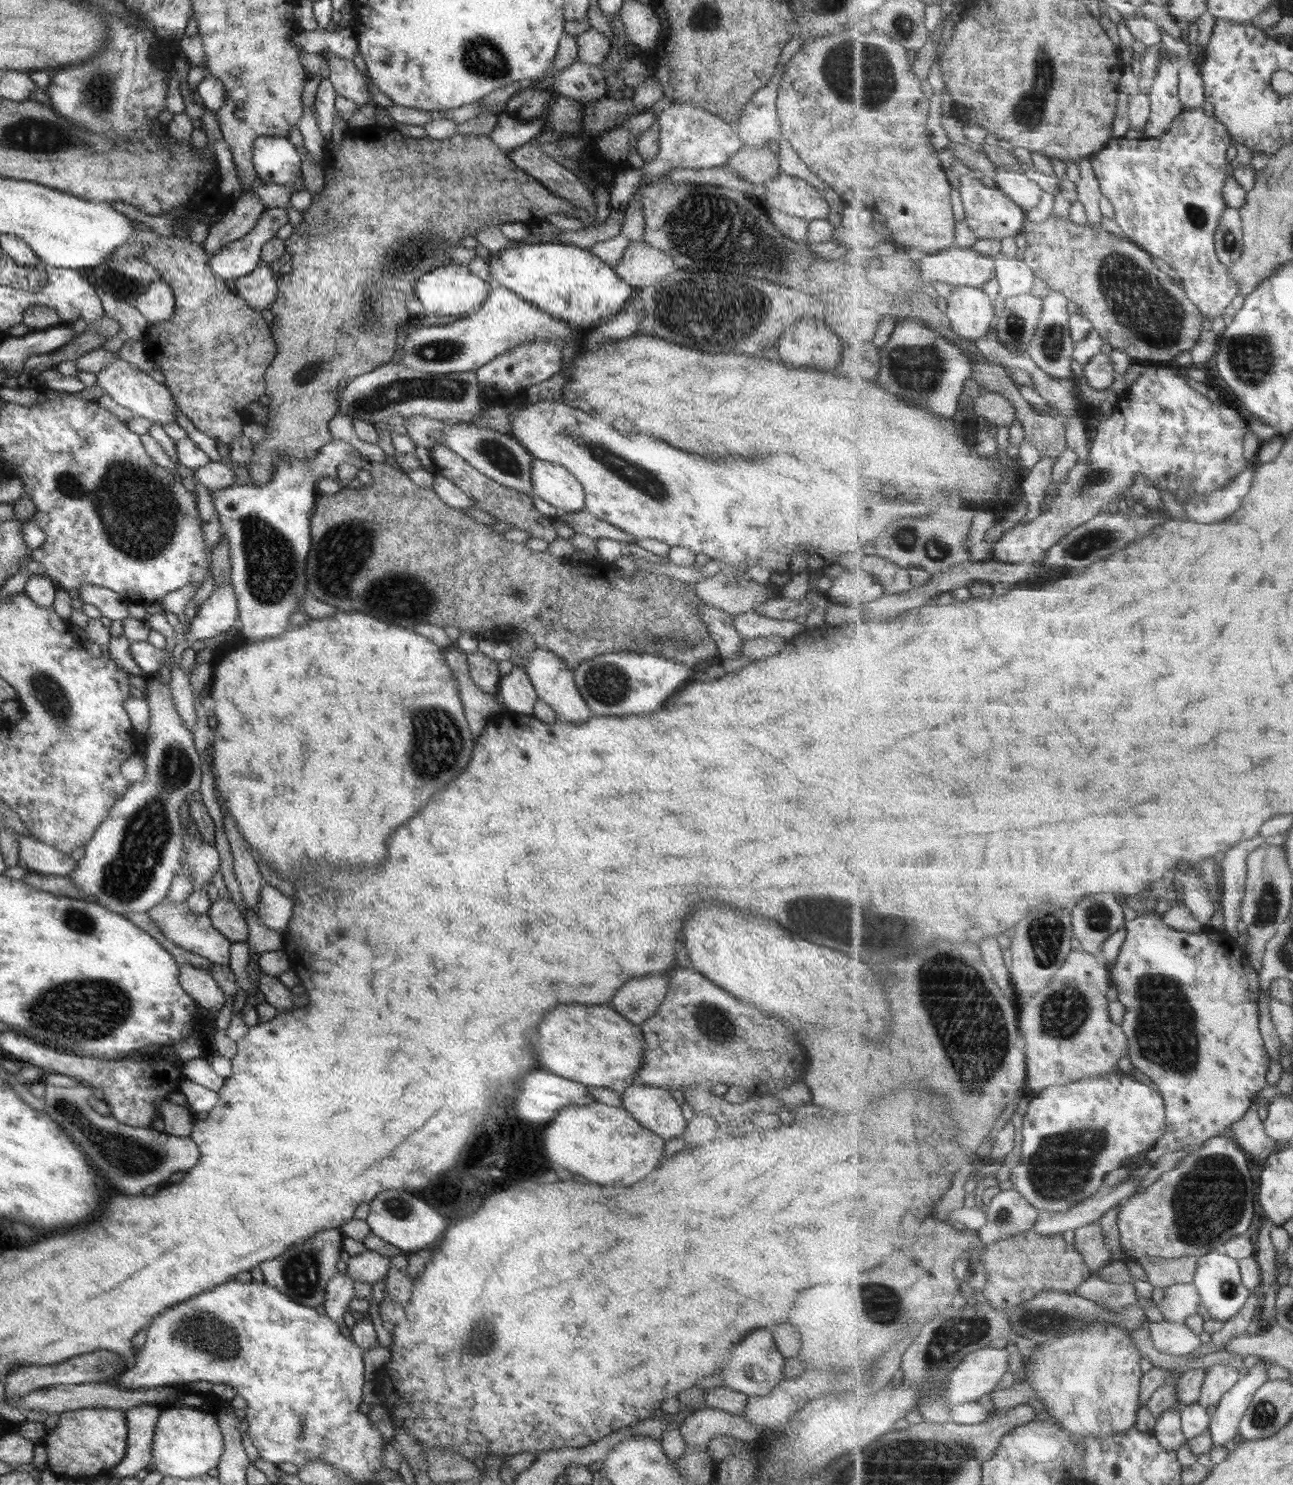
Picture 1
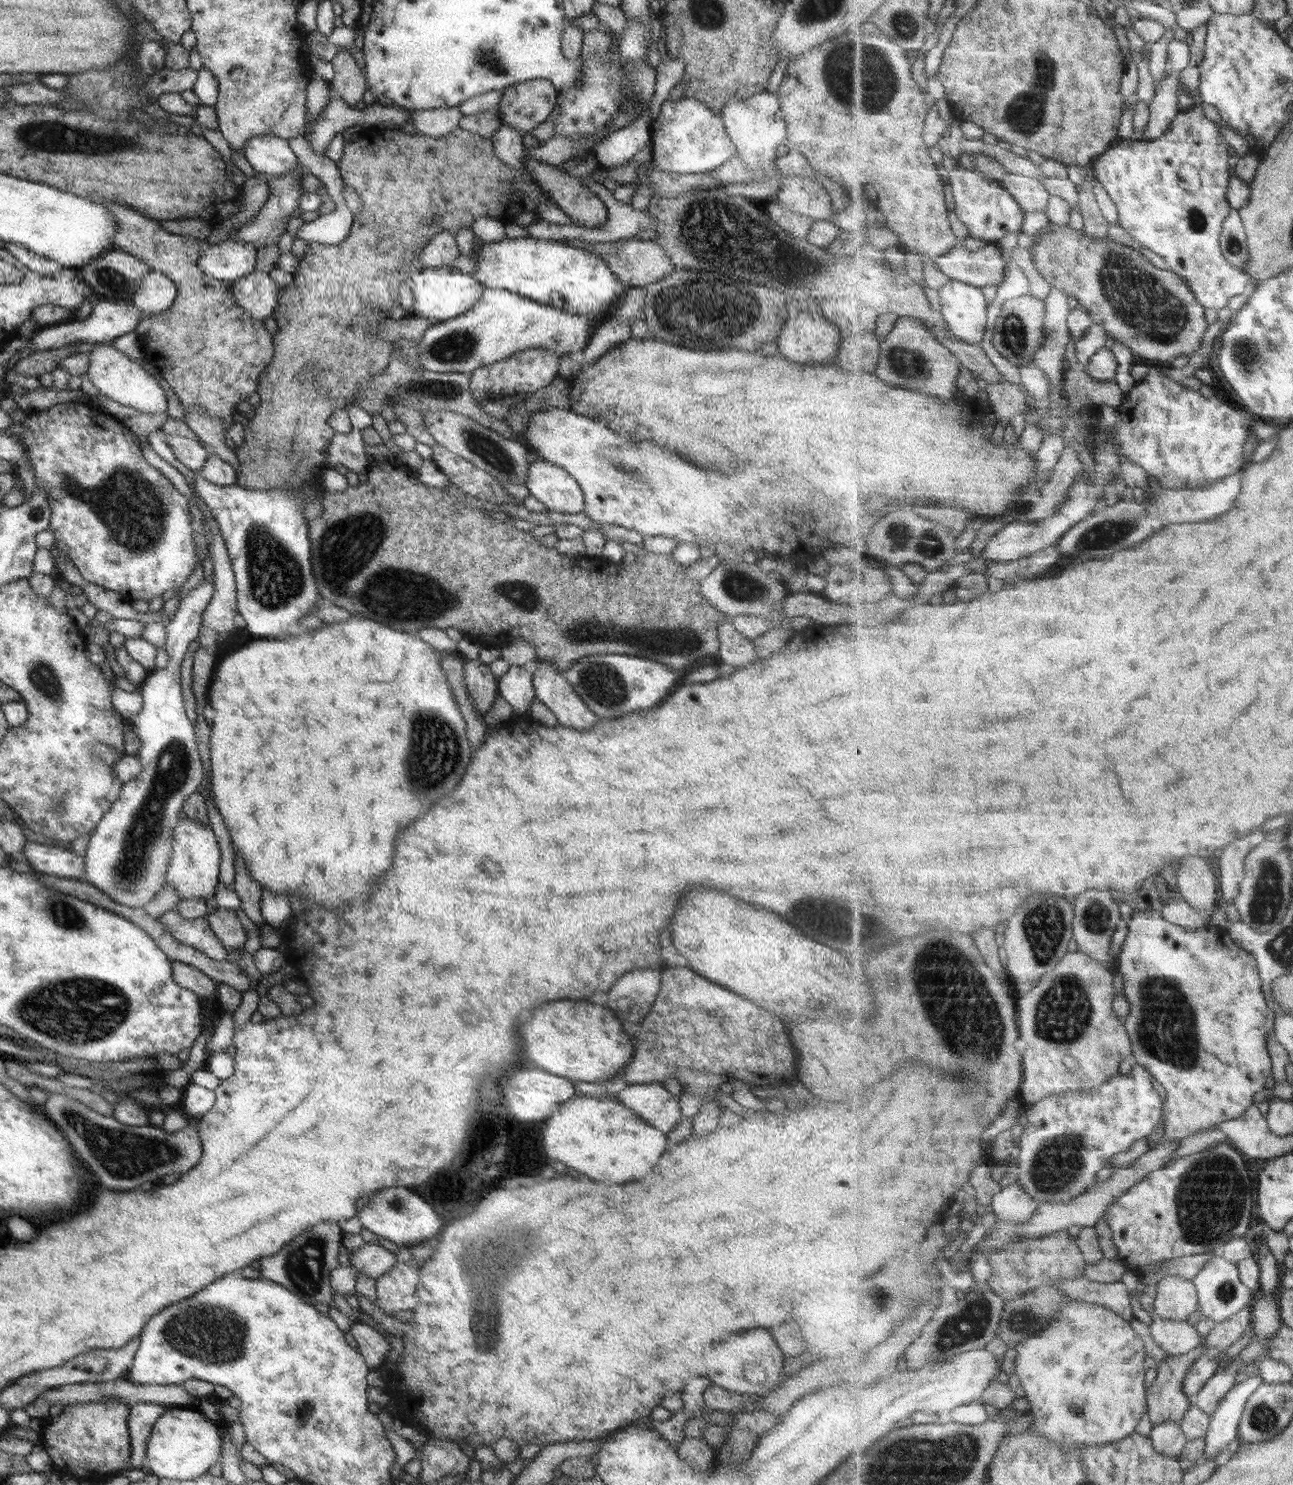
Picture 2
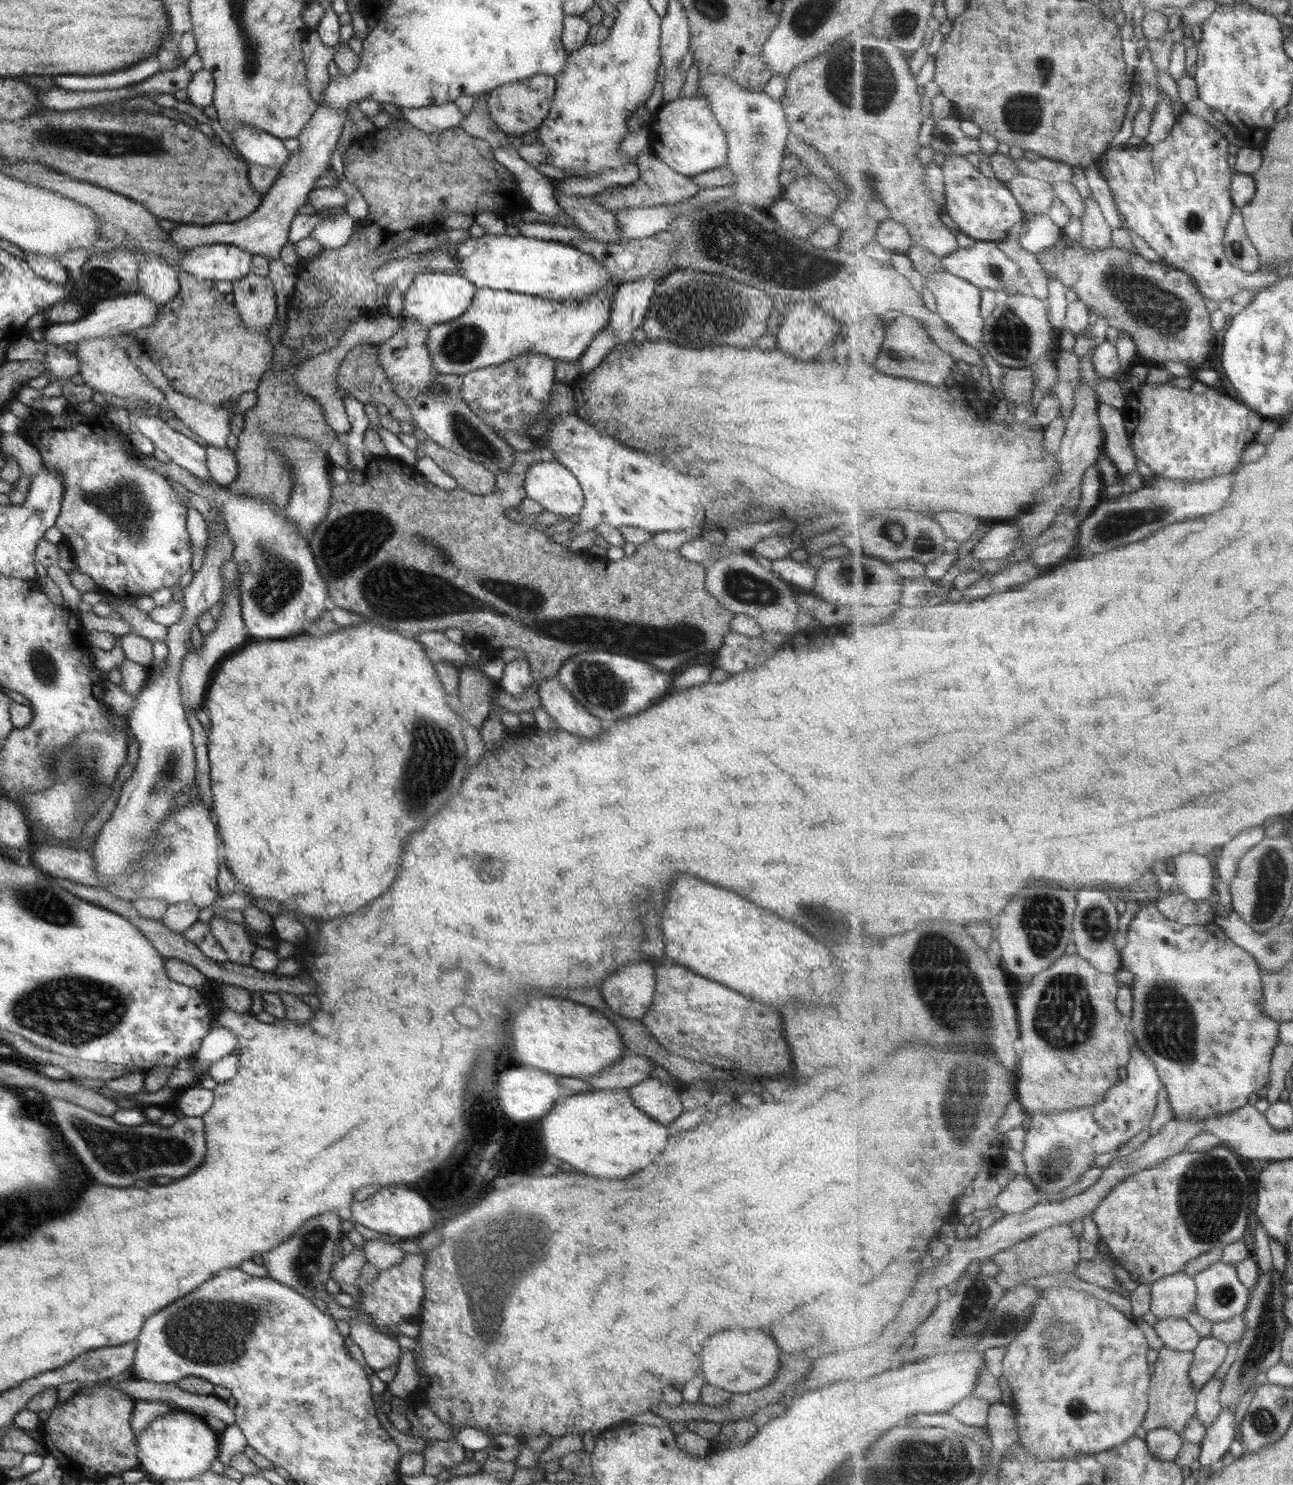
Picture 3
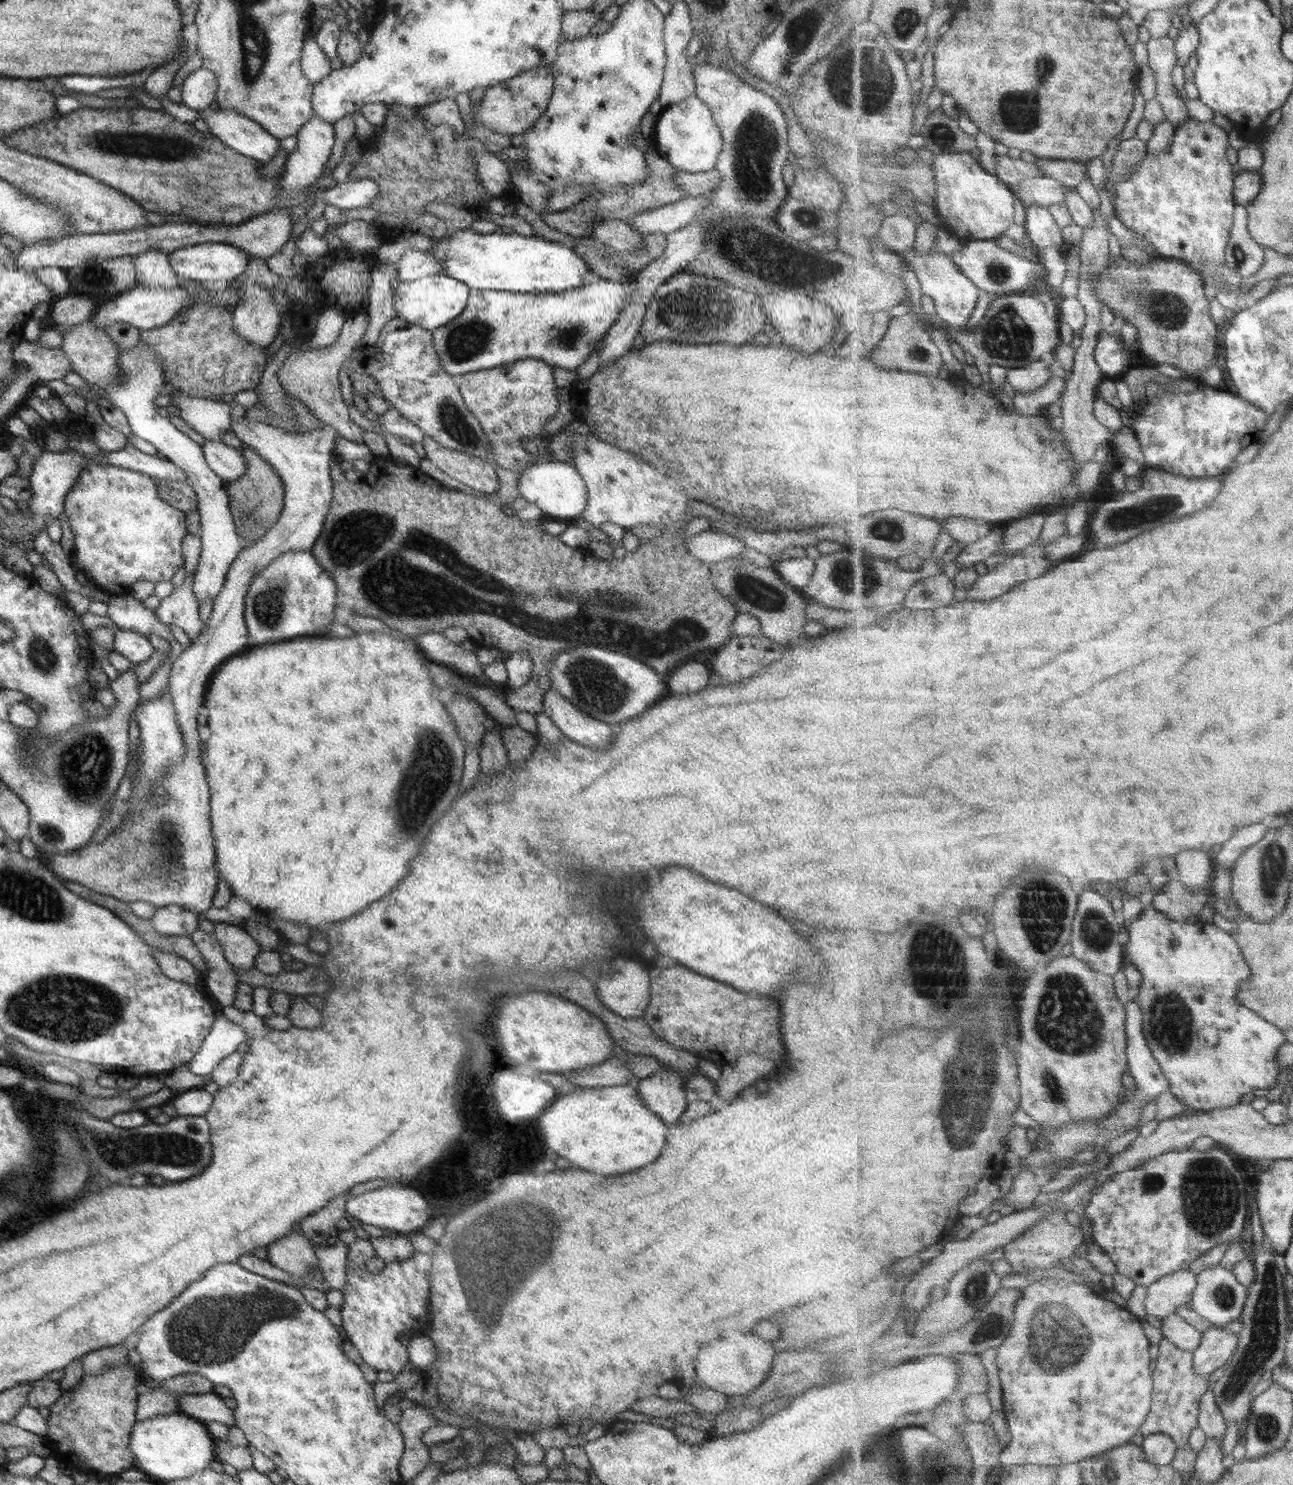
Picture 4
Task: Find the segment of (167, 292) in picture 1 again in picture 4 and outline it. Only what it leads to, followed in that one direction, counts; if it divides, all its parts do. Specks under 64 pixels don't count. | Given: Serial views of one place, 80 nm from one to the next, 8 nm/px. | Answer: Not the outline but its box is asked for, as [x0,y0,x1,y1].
[133,249,182,290]

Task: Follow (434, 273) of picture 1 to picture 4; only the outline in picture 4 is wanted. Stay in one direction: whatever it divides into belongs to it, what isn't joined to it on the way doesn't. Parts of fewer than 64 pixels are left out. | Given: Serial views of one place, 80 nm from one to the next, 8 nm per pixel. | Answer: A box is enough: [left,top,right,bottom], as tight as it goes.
[390,274,470,331]

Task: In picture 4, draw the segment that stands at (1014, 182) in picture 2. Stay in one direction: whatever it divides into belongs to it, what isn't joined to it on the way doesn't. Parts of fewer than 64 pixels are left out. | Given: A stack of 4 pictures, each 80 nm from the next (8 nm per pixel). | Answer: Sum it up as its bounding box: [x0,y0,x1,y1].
[1015,177,1075,209]

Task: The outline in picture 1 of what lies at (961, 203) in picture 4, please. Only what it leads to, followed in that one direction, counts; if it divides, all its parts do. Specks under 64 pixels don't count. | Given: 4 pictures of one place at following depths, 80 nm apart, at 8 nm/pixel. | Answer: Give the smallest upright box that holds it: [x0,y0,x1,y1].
[959,171,1026,239]

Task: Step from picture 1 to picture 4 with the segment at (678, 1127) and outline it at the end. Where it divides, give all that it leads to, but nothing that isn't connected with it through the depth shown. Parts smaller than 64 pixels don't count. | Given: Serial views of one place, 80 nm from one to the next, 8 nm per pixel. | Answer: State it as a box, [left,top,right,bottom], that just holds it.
[634,1067,686,1126]

